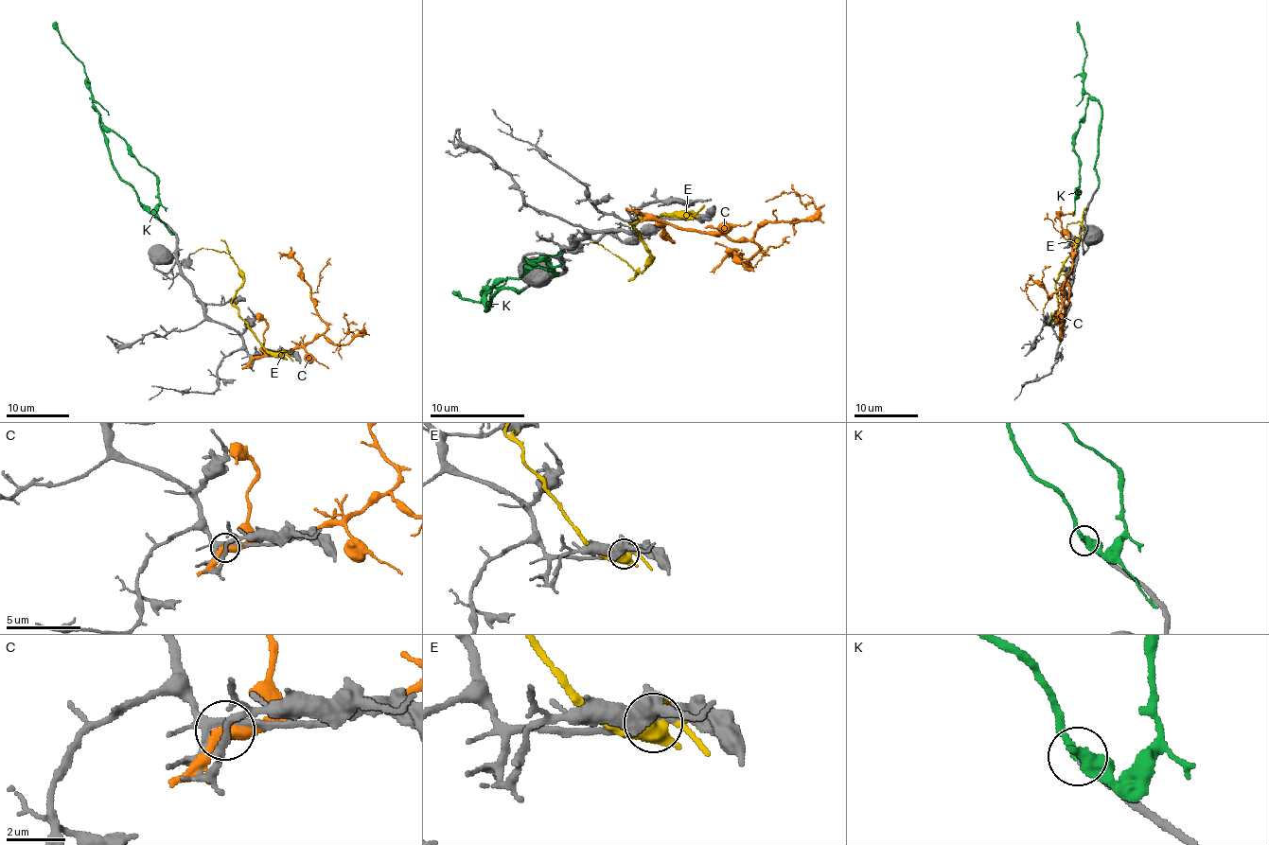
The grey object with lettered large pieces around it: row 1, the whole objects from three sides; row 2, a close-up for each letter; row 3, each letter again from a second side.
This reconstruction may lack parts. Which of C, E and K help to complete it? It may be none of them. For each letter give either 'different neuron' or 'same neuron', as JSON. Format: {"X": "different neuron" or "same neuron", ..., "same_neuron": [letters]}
{"C": "different neuron", "E": "different neuron", "K": "same neuron", "same_neuron": ["K"]}

